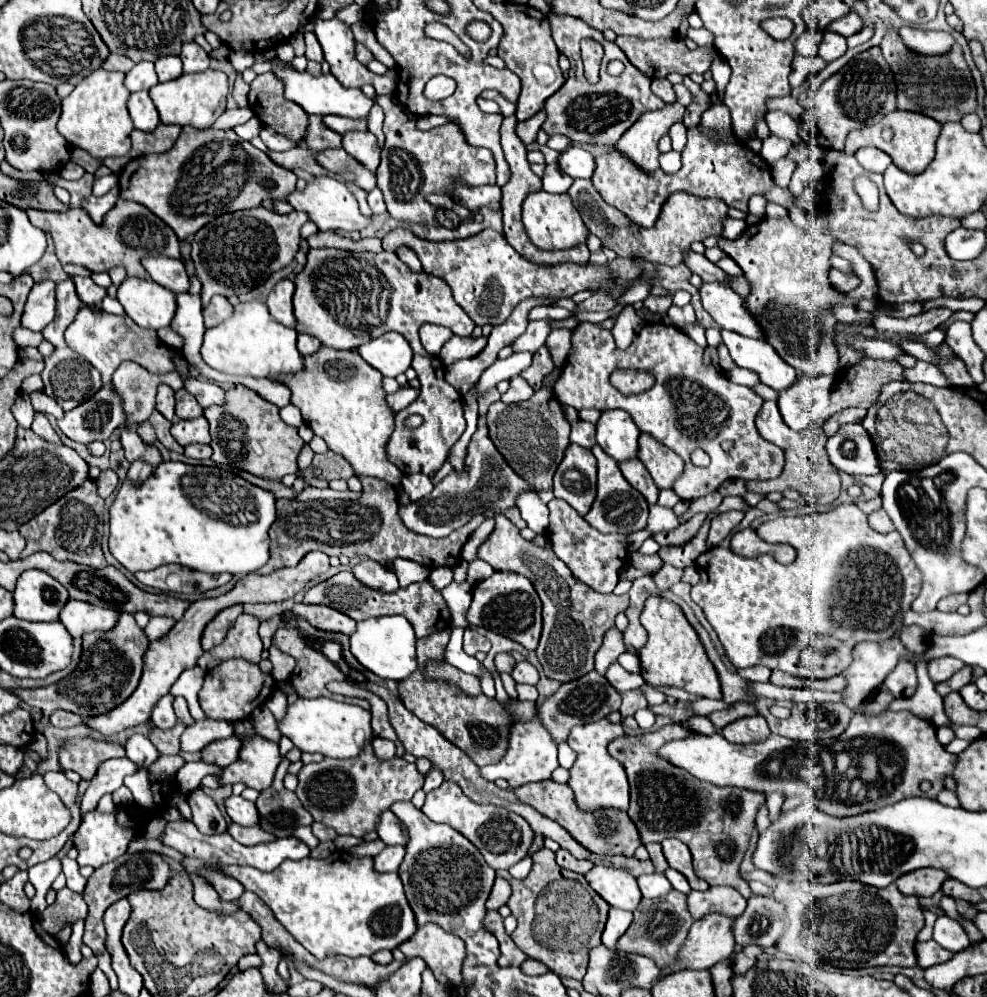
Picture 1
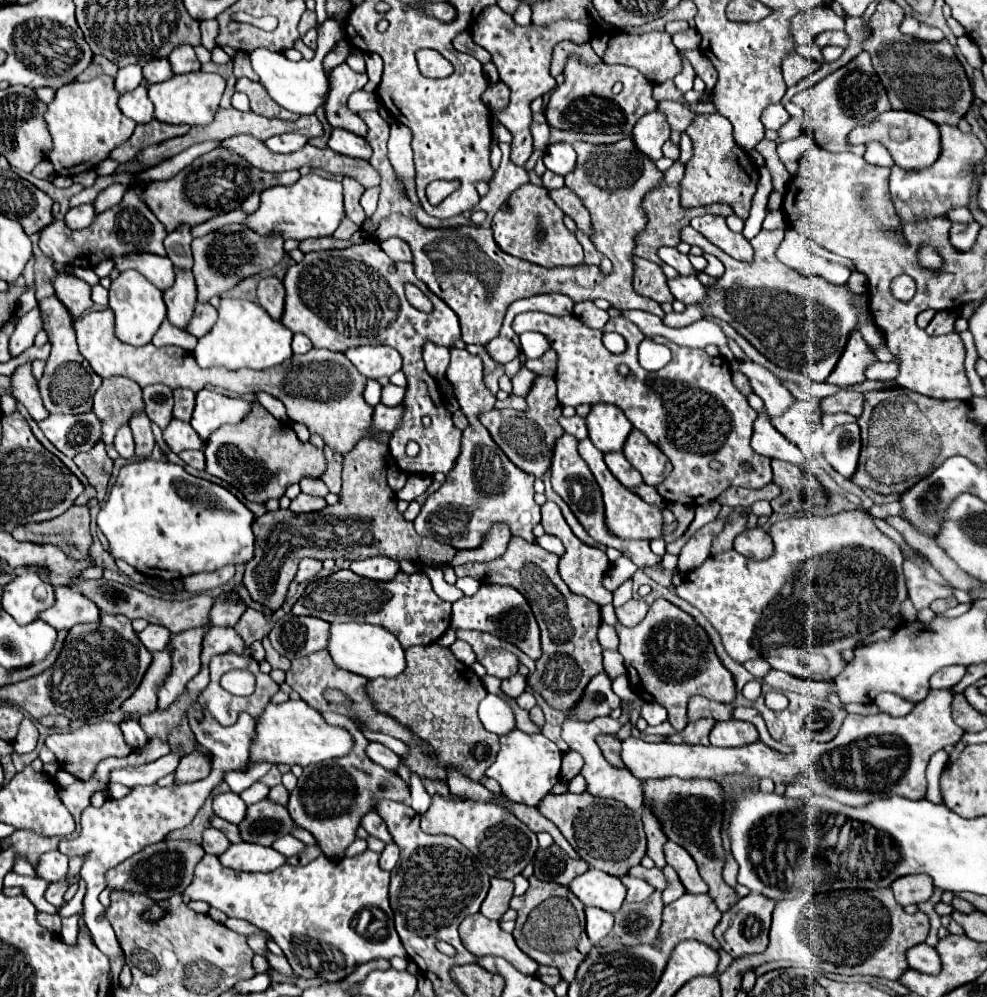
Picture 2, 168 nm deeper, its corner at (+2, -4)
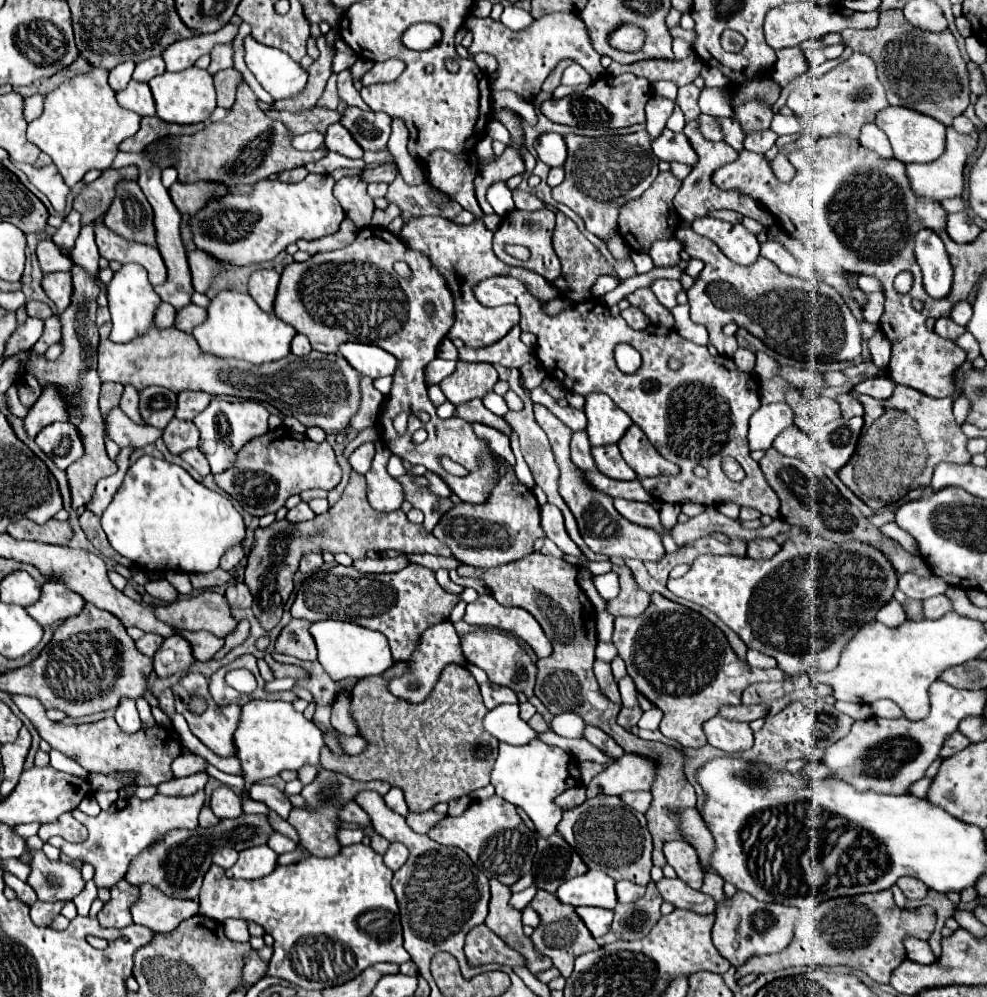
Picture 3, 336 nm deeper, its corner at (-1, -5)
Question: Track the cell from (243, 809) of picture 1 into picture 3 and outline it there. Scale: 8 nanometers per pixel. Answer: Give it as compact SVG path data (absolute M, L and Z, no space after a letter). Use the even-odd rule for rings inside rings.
M219 787L211 795L211 809L219 819L233 819L243 813L241 797L229 787Z

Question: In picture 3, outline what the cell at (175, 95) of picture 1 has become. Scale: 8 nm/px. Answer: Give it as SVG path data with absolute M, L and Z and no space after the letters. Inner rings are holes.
M193 67L177 73L165 71L163 75L149 81L153 99L157 105L157 117L167 123L203 123L211 117L215 109L215 85L213 75L205 69Z

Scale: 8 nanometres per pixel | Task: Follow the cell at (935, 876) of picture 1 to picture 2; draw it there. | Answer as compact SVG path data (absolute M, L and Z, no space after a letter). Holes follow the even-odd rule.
M916 874L916 876L902 876L902 878L894 880L892 882L892 890L894 890L896 900L902 906L908 906L908 904L926 902L932 896L934 884L932 884L930 876Z

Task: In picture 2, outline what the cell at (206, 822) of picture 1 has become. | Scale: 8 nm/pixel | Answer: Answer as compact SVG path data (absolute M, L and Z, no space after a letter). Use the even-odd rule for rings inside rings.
M208 826L208 830L204 830L204 836L202 836L202 846L204 846L206 854L220 856L220 852L226 852L228 850L230 840L220 830Z

